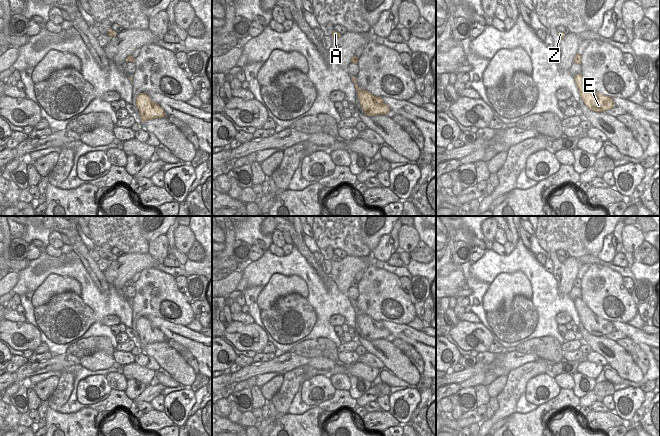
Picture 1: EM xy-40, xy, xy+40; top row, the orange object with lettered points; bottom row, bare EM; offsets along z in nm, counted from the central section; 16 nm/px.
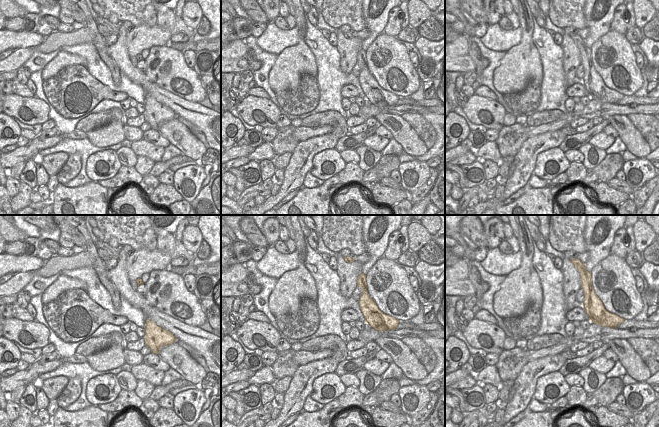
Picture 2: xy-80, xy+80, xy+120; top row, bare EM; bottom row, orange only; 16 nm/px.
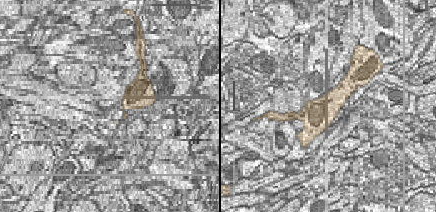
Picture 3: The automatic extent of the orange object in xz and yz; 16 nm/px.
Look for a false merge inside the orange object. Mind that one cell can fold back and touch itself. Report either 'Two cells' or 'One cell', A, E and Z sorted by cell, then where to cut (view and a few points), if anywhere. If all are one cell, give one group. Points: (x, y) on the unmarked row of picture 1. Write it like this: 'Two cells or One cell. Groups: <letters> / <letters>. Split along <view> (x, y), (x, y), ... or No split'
One cell. Groups: A E Z. No split

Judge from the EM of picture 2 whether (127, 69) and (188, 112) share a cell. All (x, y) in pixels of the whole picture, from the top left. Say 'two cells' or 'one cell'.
one cell

